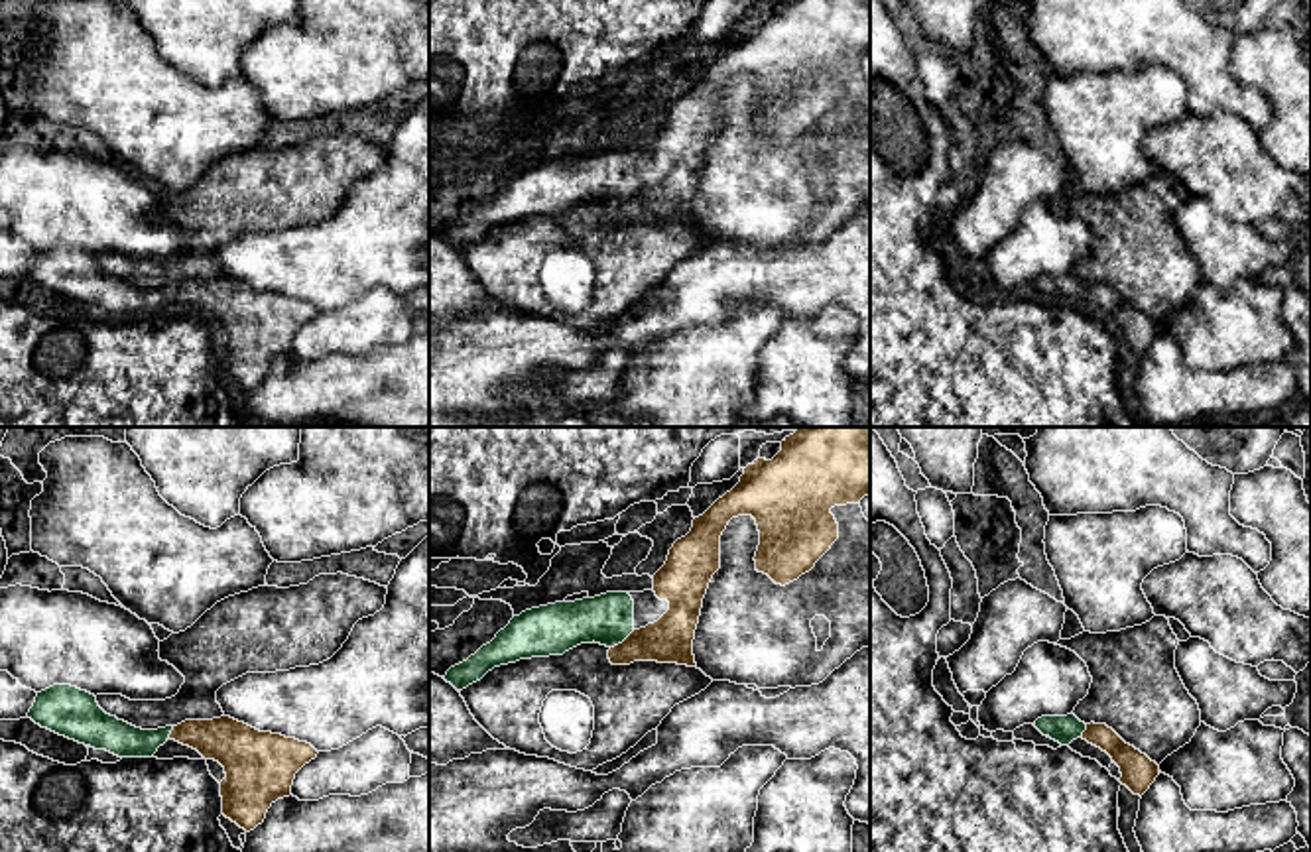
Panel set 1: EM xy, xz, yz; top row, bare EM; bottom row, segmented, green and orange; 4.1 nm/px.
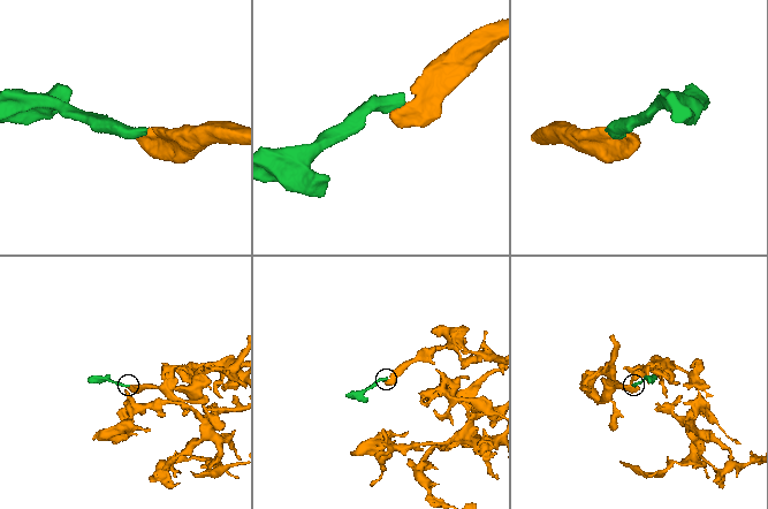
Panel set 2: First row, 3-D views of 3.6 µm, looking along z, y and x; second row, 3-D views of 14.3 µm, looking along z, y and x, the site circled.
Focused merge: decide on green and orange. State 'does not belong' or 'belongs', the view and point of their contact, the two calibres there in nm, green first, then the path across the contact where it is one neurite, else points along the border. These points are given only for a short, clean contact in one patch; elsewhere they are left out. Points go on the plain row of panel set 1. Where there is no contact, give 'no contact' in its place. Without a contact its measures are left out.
belongs; contact xz (623, 199); calibres 200 and 190 nm; way xz (609, 178), (623, 199), (670, 199)

